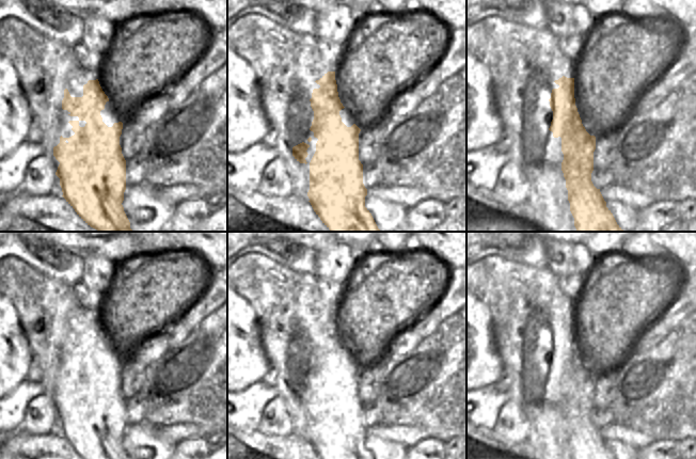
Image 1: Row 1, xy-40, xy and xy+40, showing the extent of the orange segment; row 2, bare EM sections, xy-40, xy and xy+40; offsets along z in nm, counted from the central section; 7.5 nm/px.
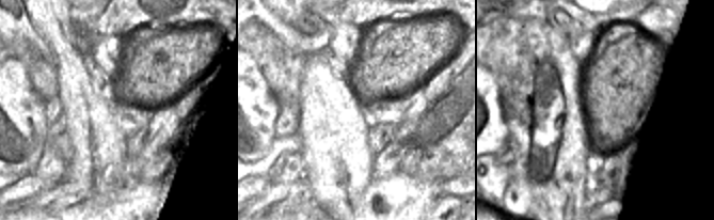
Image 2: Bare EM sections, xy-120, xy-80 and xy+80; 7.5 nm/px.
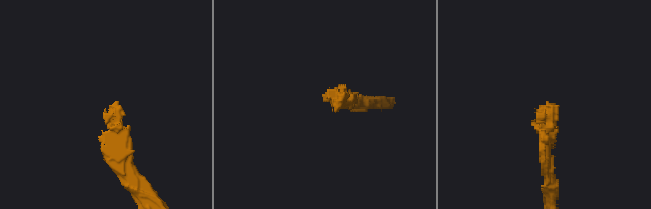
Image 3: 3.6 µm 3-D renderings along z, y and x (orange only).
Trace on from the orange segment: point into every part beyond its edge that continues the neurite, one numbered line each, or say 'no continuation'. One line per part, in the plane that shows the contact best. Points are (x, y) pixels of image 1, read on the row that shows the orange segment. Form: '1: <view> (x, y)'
1: xy-40 (79, 77)

